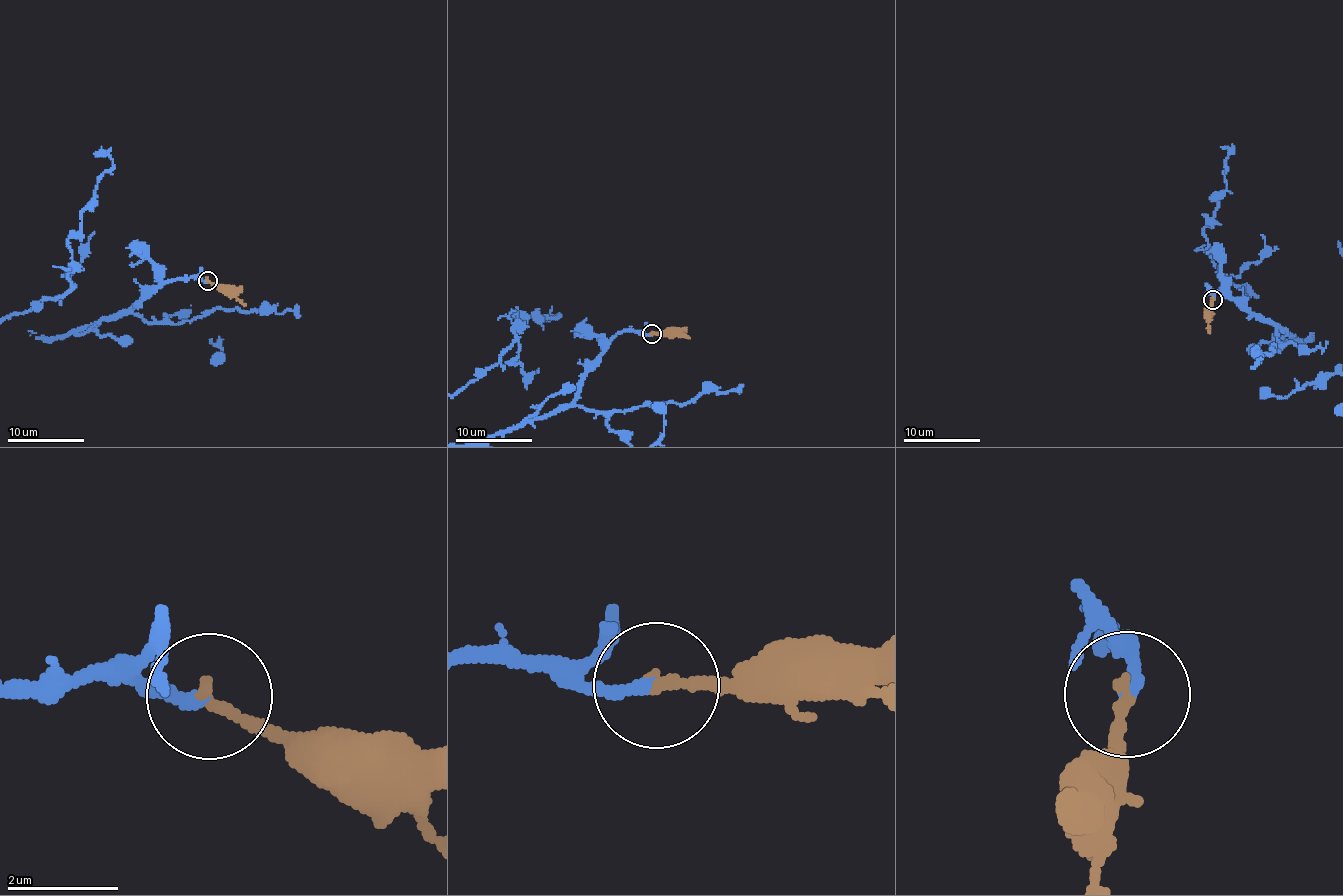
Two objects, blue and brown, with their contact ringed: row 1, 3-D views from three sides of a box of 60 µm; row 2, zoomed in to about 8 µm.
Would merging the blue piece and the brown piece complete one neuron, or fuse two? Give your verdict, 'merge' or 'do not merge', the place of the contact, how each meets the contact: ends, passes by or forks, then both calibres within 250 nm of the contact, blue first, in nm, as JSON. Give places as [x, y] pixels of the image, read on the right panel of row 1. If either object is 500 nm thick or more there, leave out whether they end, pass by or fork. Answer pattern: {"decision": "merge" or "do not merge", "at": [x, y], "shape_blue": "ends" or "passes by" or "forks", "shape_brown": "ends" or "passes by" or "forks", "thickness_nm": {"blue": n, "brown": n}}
{"decision": "merge", "at": [1213, 299], "shape_blue": "ends", "shape_brown": "ends", "thickness_nm": {"blue": 240, "brown": 240}}

